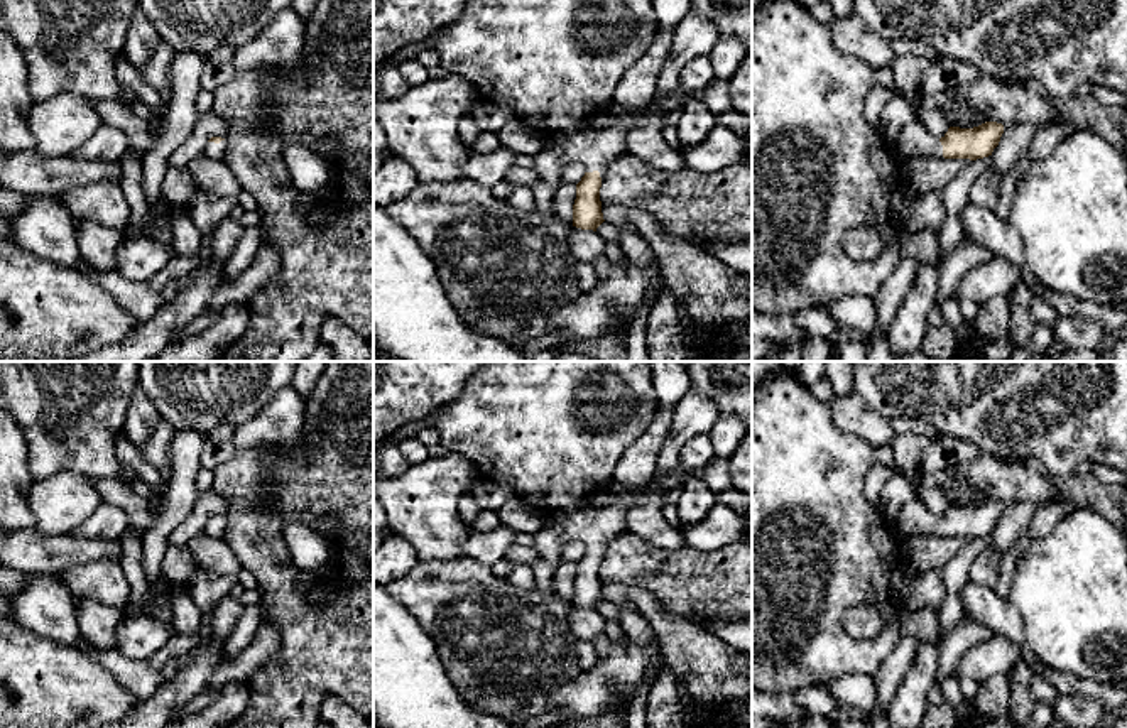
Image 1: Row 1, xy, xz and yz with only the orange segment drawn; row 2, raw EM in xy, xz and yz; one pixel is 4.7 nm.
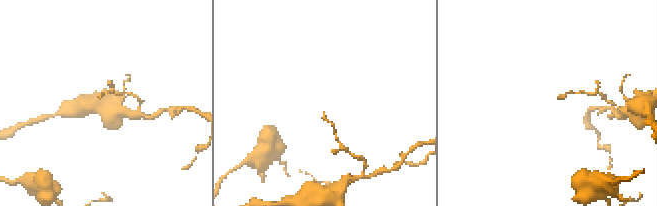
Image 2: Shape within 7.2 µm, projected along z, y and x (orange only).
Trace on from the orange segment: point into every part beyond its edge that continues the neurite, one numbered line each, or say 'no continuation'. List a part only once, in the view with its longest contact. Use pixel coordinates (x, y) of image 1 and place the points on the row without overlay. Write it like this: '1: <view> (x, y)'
1: xz (593, 527)

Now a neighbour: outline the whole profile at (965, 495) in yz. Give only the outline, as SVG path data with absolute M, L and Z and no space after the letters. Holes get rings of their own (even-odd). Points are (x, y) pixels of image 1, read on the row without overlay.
M953 466L953 488L955 488L955 503L960 507L973 507L987 500L987 495L970 485Z

